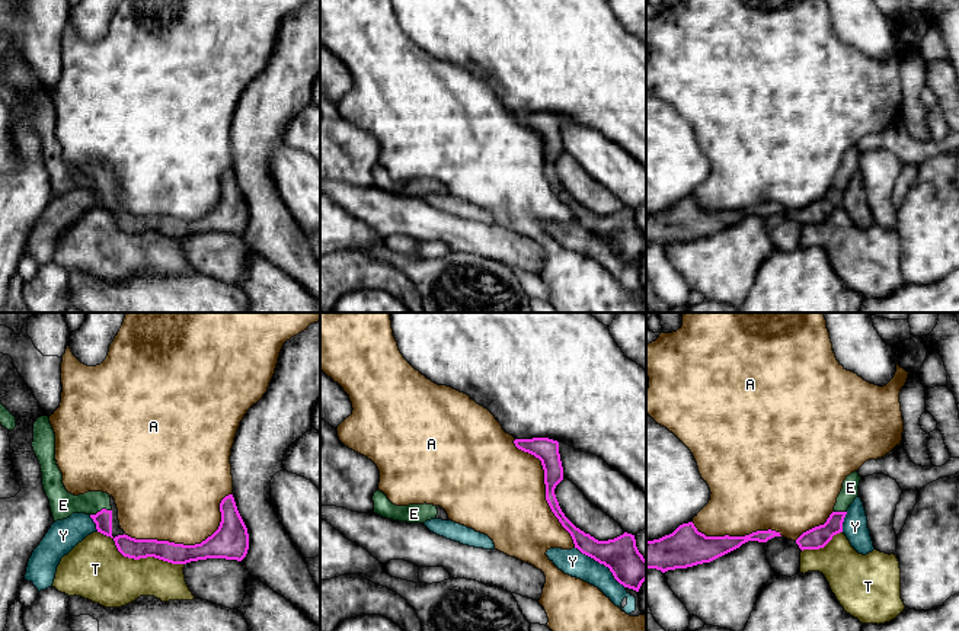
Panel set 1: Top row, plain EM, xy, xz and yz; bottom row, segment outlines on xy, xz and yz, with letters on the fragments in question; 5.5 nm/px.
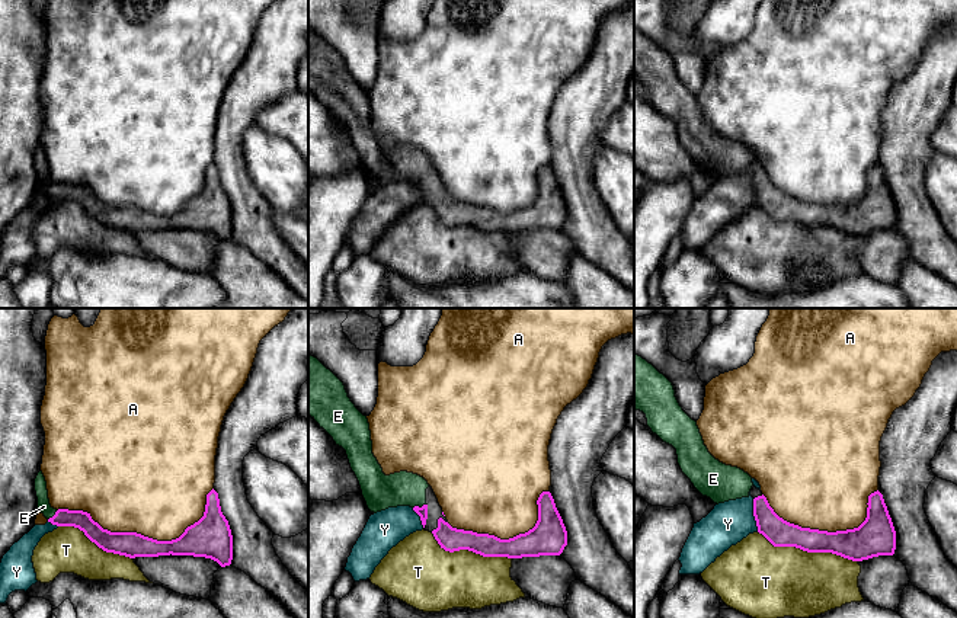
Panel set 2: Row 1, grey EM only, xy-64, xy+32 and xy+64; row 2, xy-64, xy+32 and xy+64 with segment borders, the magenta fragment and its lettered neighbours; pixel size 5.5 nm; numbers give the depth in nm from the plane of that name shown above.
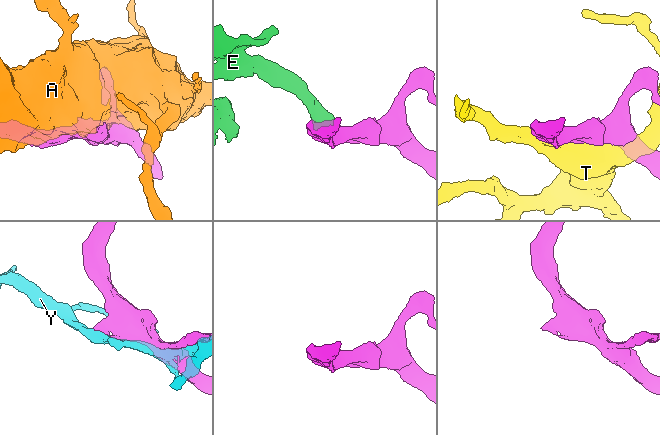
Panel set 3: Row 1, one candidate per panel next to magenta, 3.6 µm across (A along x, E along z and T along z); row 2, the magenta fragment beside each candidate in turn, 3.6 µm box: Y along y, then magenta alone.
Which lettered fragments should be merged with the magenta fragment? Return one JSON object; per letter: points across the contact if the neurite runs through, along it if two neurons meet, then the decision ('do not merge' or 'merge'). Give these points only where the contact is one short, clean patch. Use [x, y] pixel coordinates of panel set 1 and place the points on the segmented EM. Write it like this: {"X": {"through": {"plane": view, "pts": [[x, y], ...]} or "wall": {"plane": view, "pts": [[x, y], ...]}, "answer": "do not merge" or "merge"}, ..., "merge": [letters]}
{"A": {"answer": "do not merge"}, "E": {"through": {"plane": "xy", "pts": [[127, 545], [108, 532], [101, 511], [95, 505], [63, 505]]}, "answer": "merge"}, "T": {"answer": "do not merge"}, "Y": {"answer": "do not merge"}, "merge": ["E"]}

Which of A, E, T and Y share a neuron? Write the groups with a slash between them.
A / E / T / Y

